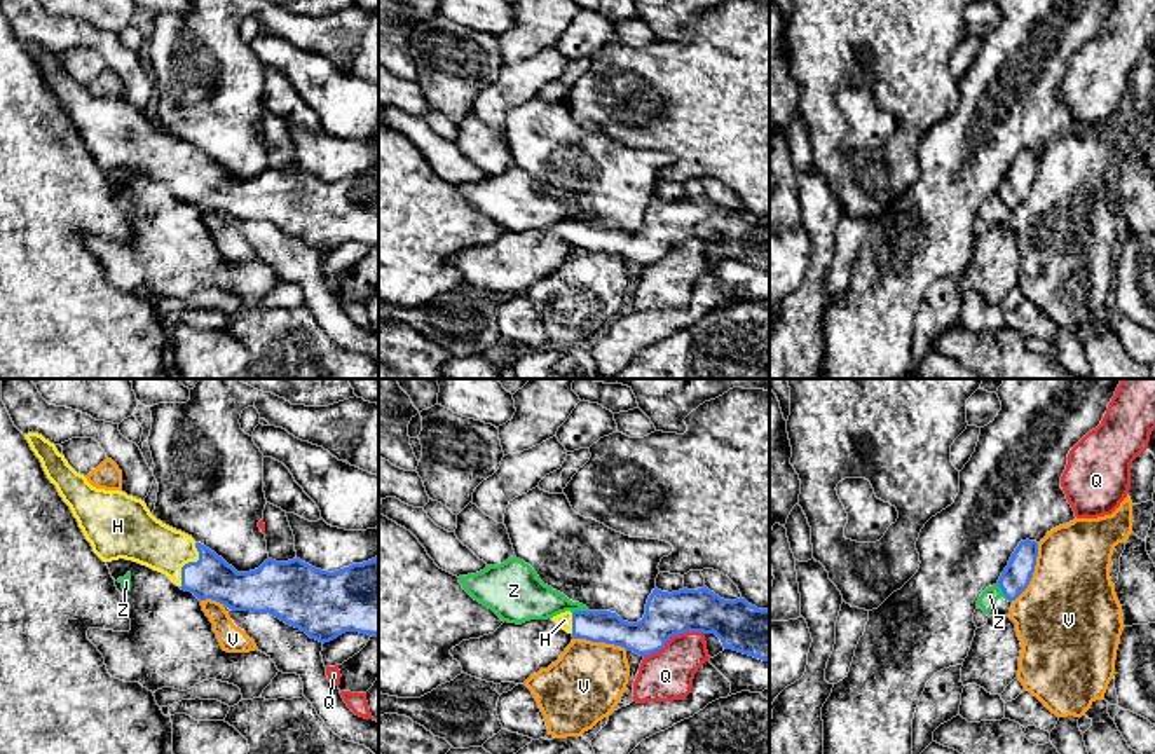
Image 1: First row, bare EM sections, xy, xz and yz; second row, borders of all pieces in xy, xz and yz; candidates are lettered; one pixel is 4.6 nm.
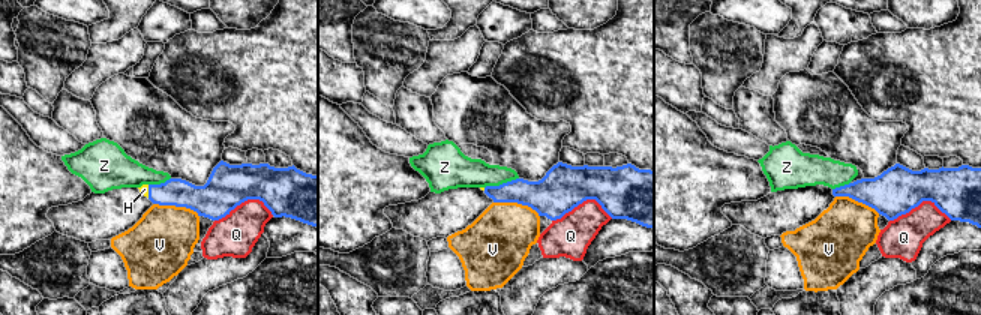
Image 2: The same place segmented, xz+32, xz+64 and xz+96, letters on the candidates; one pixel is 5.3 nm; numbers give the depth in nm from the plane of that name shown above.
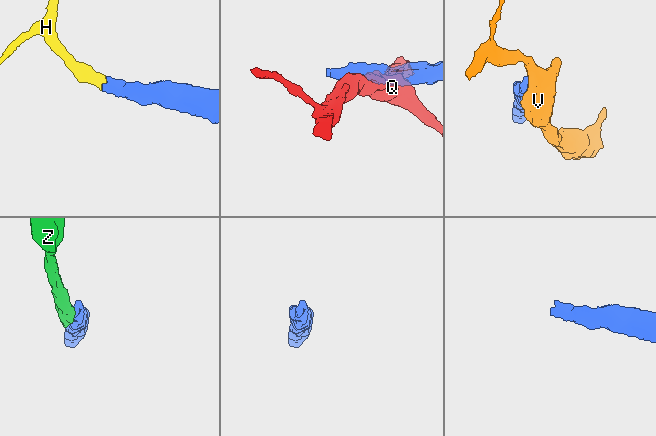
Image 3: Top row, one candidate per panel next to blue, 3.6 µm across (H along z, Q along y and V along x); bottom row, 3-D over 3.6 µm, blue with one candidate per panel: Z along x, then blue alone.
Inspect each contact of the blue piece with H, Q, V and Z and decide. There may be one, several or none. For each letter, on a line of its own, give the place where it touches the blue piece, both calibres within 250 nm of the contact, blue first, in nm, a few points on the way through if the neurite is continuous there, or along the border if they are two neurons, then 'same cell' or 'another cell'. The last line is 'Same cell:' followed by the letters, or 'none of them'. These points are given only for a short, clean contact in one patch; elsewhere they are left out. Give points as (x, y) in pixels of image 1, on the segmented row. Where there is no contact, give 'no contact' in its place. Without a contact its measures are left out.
H: contact xy (189, 562); calibres 190 and 220 nm; way xy (210, 576), (189, 562), (142, 538); same cell
Q: contact xz (674, 634); calibres 200 and 240 nm; another cell
V: contact yz (1033, 571); calibres 140 and 460 nm; another cell
Z: contact yz (1002, 590); calibres 140 and 80 nm; border yz (997, 583), (1011, 601); another cell
Same cell: H

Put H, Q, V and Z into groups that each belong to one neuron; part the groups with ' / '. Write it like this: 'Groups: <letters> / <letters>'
Groups: H / Q / V / Z

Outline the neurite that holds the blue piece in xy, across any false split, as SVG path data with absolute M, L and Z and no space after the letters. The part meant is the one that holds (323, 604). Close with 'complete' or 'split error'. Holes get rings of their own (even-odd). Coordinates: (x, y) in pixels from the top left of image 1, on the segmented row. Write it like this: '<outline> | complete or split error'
M28 433L24 436L47 478L70 506L92 552L103 562L119 559L138 562L166 574L176 586L192 592L199 600L211 599L234 611L269 613L323 644L345 632L379 637L379 557L335 572L316 569L300 559L288 562L267 559L255 571L237 572L215 552L195 543L192 536L157 520L145 501L122 490L92 487L42 435Z | split error

